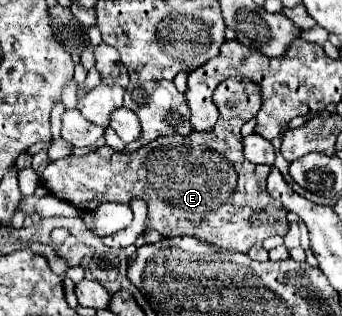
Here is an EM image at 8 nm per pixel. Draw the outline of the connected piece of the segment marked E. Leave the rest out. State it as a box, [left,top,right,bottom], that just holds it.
[40,75,288,253]

